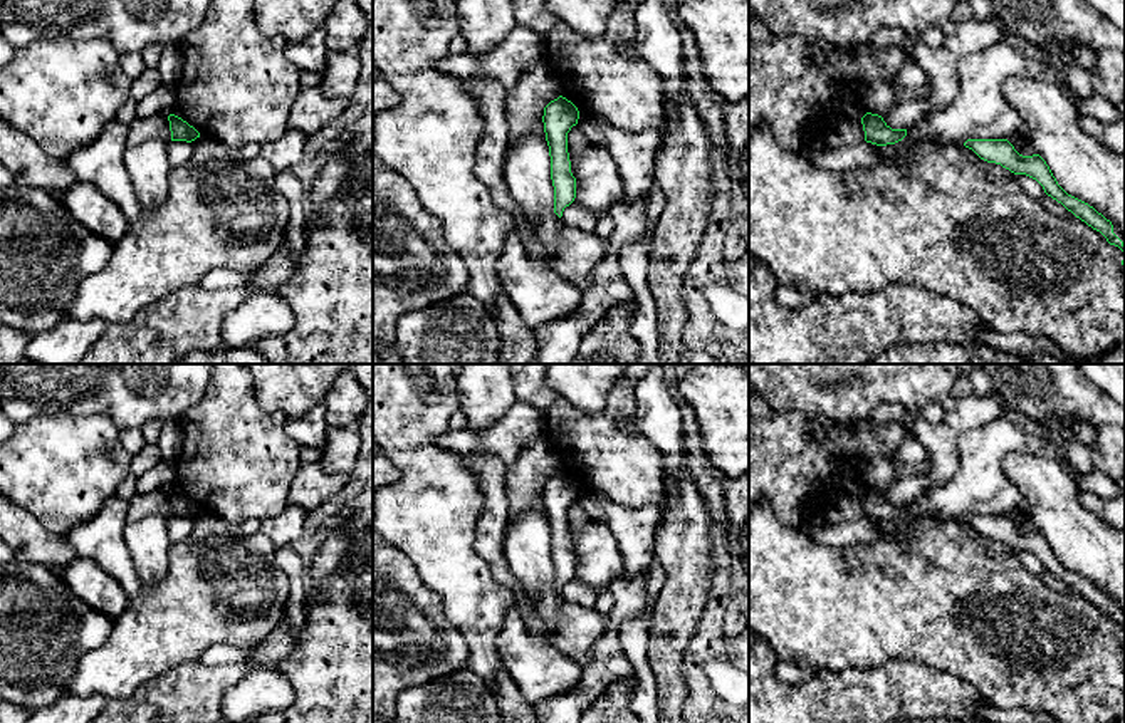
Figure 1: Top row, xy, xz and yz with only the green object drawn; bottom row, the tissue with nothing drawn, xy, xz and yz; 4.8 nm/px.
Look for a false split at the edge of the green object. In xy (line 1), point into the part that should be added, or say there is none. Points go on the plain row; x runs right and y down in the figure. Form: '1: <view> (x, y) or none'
1: none

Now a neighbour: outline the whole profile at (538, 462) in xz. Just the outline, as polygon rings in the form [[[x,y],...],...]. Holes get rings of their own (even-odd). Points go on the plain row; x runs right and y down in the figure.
[[[547,440],[529,441],[517,460],[507,465],[505,493],[509,520],[514,522],[531,508],[544,508],[544,483],[557,475],[559,458]]]

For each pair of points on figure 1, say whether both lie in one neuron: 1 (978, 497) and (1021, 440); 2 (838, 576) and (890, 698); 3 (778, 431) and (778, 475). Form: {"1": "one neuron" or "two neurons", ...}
{"1": "one neuron", "2": "two neurons", "3": "one neuron"}

